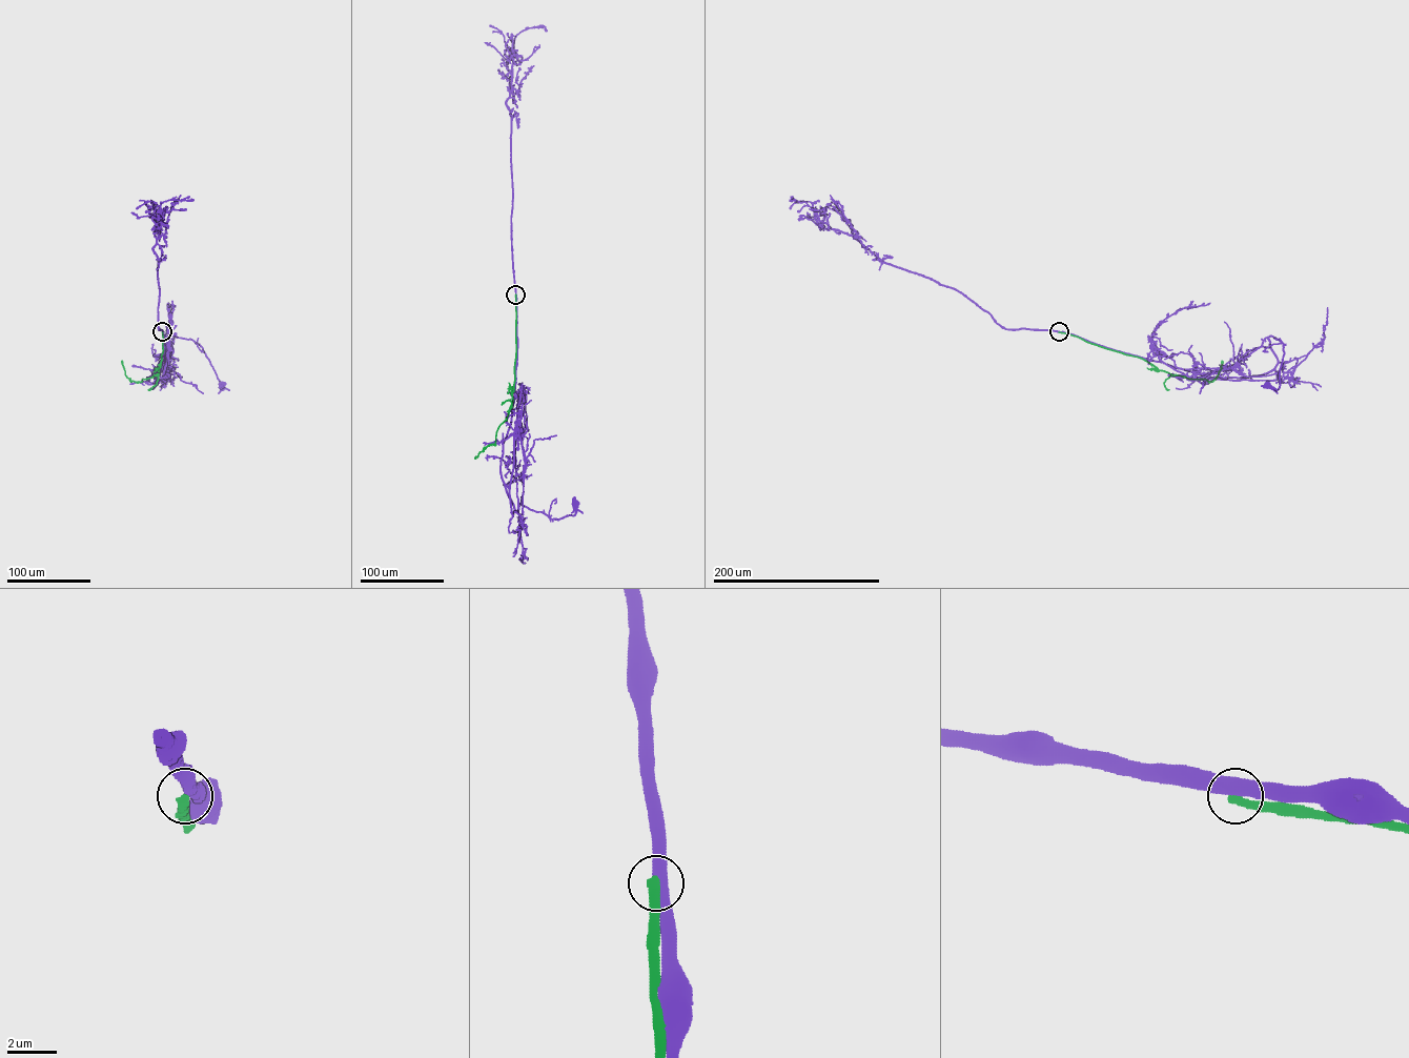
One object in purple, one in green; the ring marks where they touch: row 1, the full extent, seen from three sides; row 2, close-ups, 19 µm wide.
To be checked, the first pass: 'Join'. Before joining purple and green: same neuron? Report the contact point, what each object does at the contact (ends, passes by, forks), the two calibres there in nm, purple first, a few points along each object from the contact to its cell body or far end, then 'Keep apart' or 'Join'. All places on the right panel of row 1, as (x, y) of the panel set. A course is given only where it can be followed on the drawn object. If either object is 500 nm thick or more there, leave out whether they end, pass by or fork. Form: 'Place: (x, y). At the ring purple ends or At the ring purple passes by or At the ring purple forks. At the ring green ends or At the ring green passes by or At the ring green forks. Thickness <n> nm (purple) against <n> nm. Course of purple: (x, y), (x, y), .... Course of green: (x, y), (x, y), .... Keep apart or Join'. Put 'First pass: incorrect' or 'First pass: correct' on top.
First pass: incorrect
Place: (1059, 331). Thickness 500 nm (purple) against 380 nm. Course of purple: (1059, 331), (1222, 378), (1271, 371), (1278, 359), (1271, 336), (1283, 344), (1284, 353), (1279, 388), (1266, 384). Course of green: (1059, 331), (1142, 358), (1158, 370), (1189, 379), (1212, 381), (1222, 360). Keep apart

